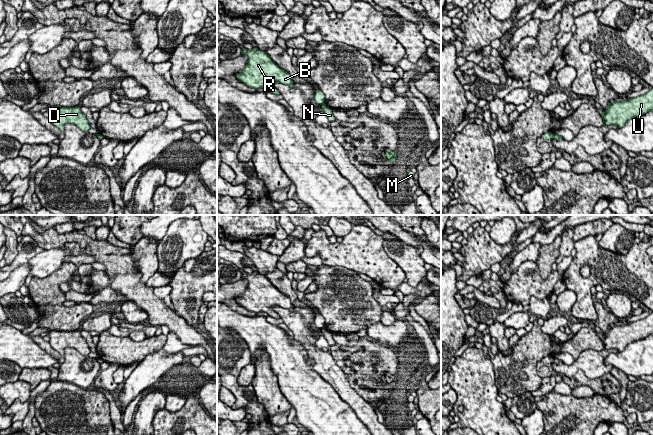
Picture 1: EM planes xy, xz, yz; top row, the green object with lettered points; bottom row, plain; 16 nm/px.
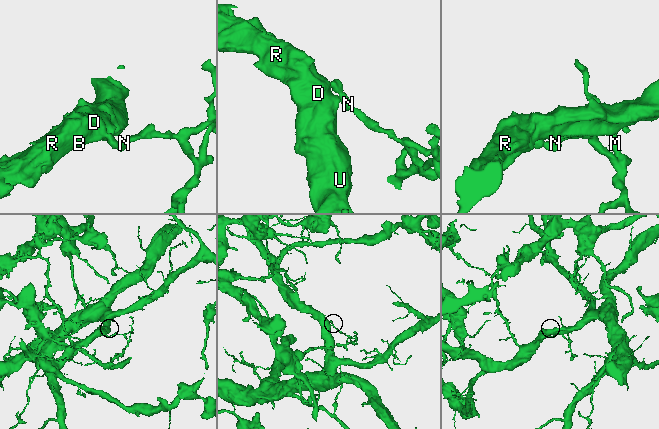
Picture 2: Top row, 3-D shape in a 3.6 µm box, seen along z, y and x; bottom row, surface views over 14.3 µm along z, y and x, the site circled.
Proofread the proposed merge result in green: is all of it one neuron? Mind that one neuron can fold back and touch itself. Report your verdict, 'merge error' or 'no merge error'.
merge error

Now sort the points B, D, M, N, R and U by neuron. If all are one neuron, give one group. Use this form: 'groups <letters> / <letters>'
groups B D R U / M N

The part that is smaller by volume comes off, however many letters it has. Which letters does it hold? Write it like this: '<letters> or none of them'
M, N

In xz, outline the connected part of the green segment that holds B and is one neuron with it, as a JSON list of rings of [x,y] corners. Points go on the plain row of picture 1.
[[[253,271],[252,274],[242,273],[241,278],[247,280],[248,285],[244,294],[235,300],[247,310],[256,314],[265,312],[275,319],[280,319],[280,316],[272,309],[274,306],[294,312],[289,297],[273,286],[265,275]]]

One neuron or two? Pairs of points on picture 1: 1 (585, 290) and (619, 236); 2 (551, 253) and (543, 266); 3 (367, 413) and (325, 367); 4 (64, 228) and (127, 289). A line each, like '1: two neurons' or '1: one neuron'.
1: two neurons
2: one neuron
3: one neuron
4: two neurons

